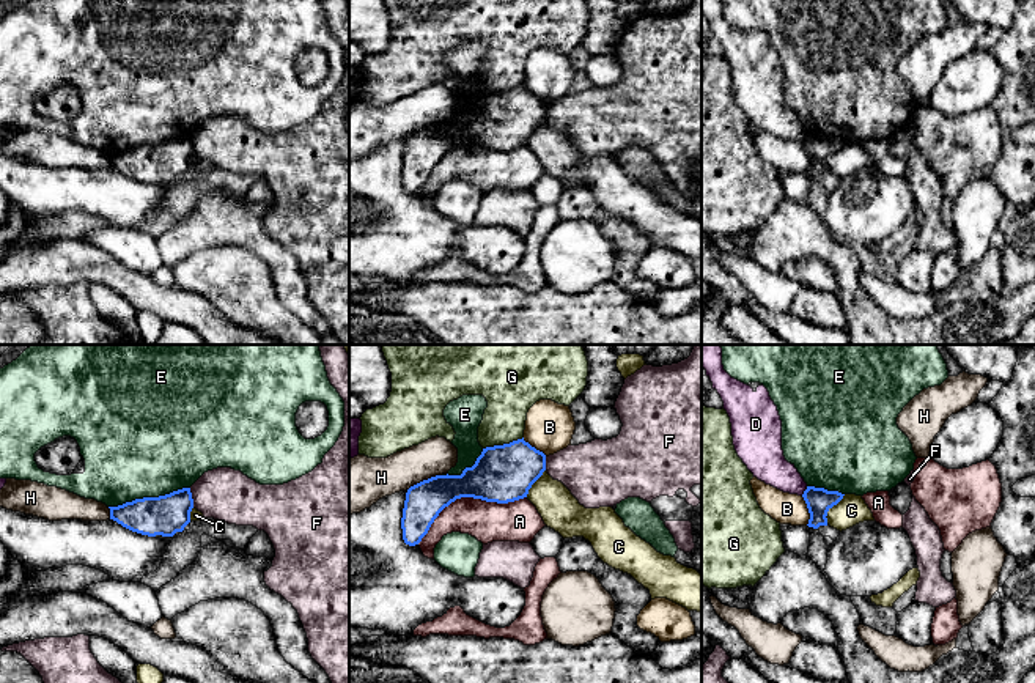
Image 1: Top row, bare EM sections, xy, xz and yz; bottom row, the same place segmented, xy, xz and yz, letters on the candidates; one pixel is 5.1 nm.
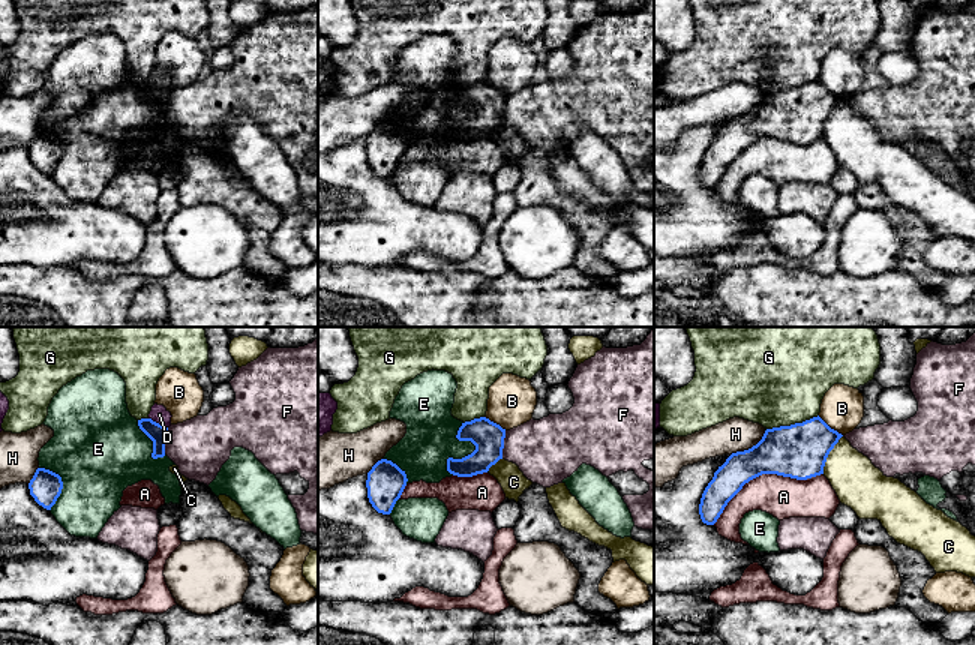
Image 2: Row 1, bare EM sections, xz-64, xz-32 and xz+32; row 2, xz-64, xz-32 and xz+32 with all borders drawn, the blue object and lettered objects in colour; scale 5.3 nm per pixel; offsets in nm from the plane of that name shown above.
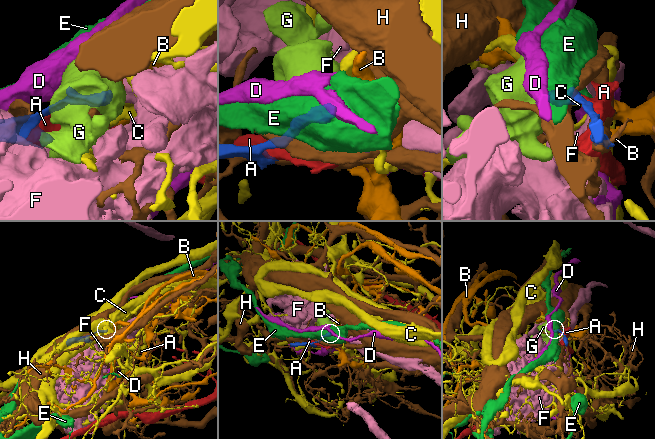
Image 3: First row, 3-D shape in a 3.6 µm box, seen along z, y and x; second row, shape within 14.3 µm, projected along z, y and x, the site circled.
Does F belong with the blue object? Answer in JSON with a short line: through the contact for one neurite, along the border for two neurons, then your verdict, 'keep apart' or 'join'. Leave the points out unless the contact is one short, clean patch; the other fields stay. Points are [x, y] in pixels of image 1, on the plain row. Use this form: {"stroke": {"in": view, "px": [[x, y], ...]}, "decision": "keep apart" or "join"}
{"stroke": {"in": "xy", "px": [[189, 136], [194, 155]]}, "decision": "keep apart"}

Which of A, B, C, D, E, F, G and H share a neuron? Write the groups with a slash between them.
A / B / C / D / E / F G / H

